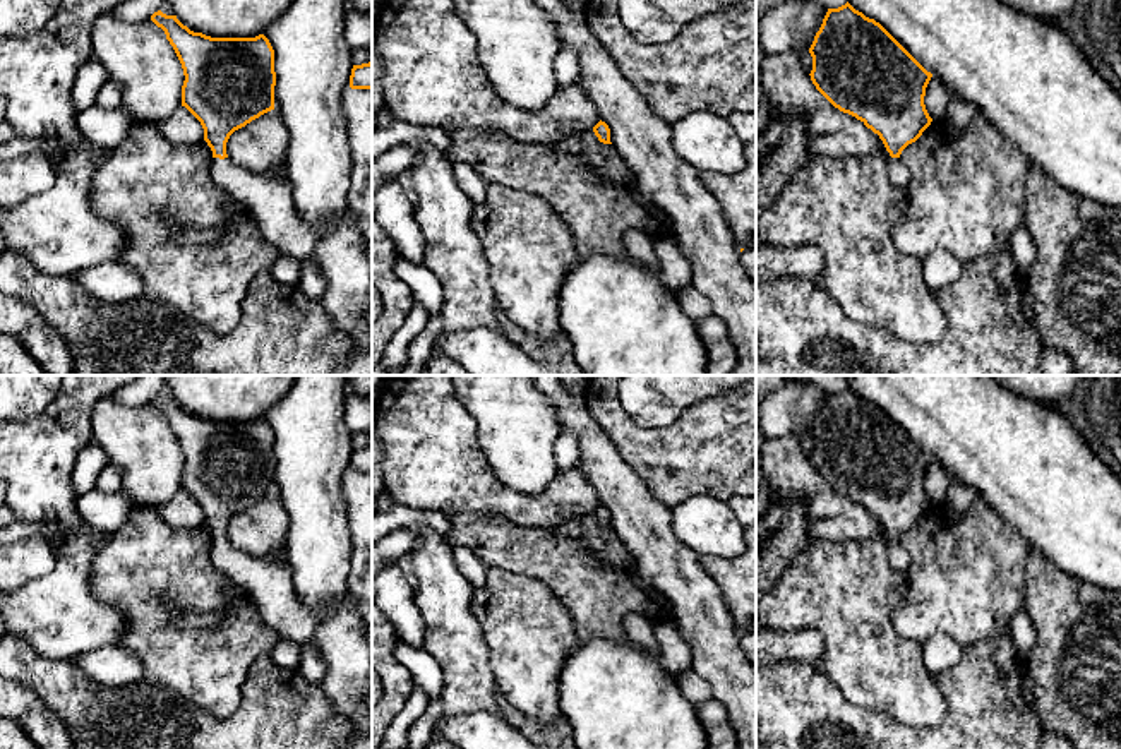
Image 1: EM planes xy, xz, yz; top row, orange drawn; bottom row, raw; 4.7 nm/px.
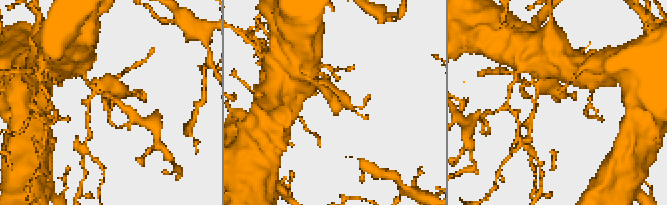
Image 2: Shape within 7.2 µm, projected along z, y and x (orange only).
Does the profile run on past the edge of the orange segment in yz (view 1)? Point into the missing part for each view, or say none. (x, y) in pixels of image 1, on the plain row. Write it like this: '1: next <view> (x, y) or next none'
1: next yz (899, 557)

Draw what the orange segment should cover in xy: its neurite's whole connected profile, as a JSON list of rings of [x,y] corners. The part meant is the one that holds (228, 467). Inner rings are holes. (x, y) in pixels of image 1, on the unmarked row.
[[[161,394],[151,404],[165,415],[182,447],[182,490],[204,512],[213,535],[213,564],[254,600],[264,622],[283,639],[310,643],[321,610],[298,600],[288,562],[249,555],[226,538],[235,514],[274,494],[276,456],[269,423],[264,418],[211,422]]]

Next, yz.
[[[848,386],[828,392],[809,437],[816,473],[879,519],[888,535],[890,564],[907,571],[910,555],[900,538],[932,506],[924,488],[932,458]]]

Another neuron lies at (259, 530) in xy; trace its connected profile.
[[[276,494],[235,514],[226,526],[226,538],[235,548],[261,559],[279,550],[286,535],[288,514]]]

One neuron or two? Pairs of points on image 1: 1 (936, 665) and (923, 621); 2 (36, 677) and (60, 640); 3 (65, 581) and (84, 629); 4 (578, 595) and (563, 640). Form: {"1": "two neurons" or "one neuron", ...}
{"1": "two neurons", "2": "two neurons", "3": "one neuron", "4": "two neurons"}

